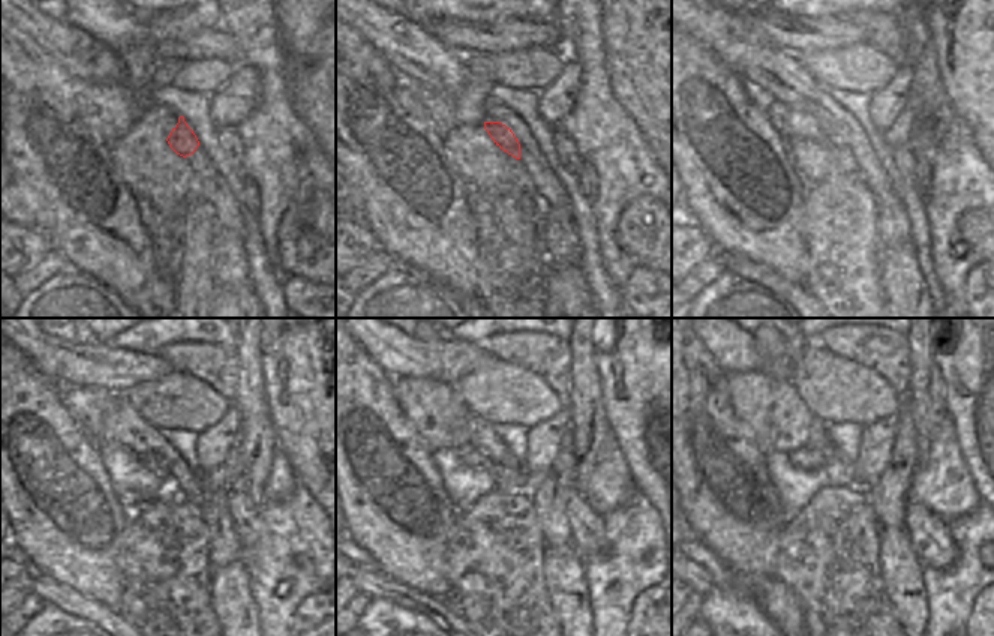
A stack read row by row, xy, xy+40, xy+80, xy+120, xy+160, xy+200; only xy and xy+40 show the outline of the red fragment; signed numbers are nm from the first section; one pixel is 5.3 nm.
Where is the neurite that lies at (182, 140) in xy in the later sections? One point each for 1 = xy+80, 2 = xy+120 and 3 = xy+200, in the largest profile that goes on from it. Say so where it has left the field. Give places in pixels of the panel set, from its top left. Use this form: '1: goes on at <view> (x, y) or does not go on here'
1: goes on at xy+80 (832, 135)
2: goes on at xy+120 (150, 464)
3: goes on at xy+200 (802, 458)

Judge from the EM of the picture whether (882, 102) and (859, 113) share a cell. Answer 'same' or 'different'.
different

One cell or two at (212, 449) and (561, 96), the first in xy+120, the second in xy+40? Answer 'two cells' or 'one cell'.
one cell

